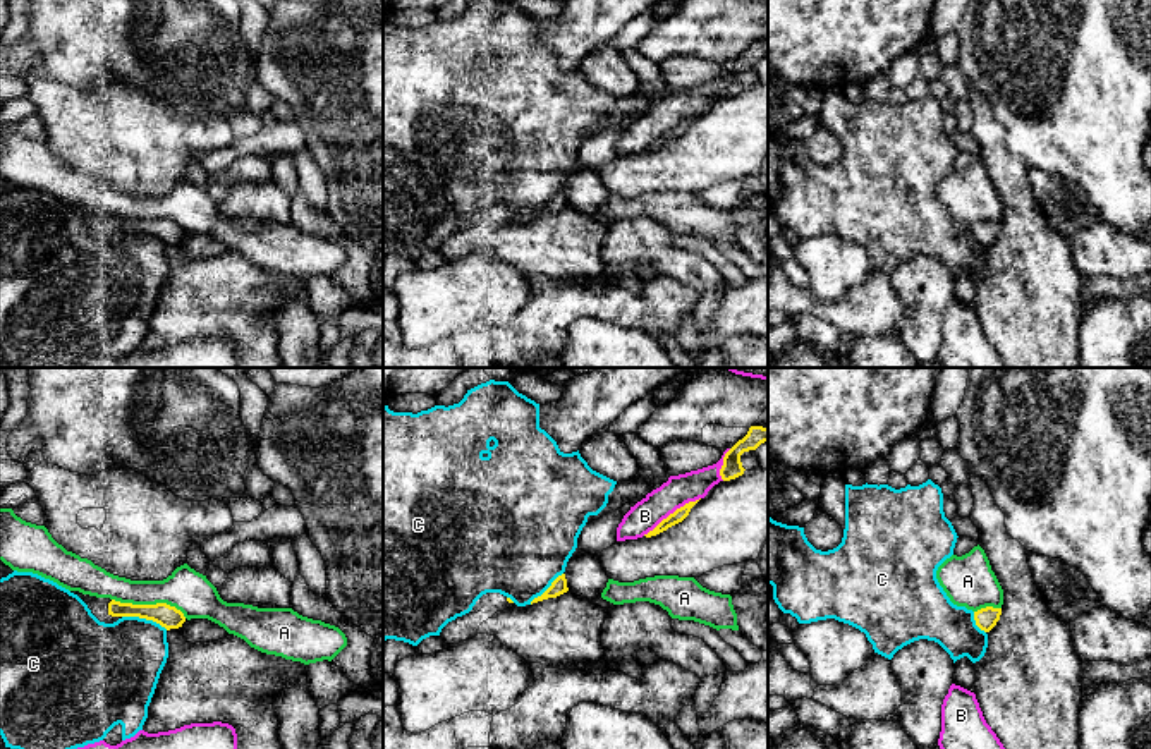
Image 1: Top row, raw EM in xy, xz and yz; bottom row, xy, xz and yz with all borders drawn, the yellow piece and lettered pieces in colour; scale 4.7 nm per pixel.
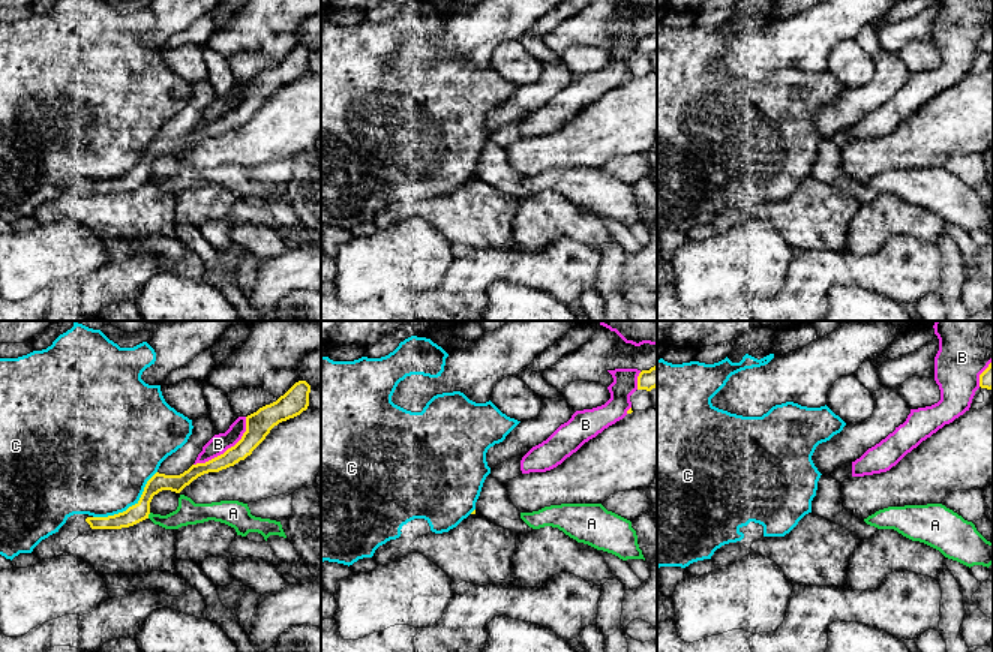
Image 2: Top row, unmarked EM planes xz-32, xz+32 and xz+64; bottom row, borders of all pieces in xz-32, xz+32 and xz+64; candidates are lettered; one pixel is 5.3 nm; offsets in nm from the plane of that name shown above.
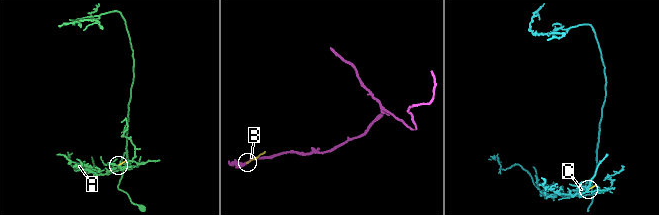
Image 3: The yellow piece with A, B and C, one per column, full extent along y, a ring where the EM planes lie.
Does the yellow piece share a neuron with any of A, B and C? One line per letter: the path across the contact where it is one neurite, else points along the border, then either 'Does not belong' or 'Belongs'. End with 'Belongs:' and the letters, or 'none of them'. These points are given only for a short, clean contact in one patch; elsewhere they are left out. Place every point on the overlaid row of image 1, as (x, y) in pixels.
A: Does not belong
B: Does not belong
C: Belongs
Belongs: C

